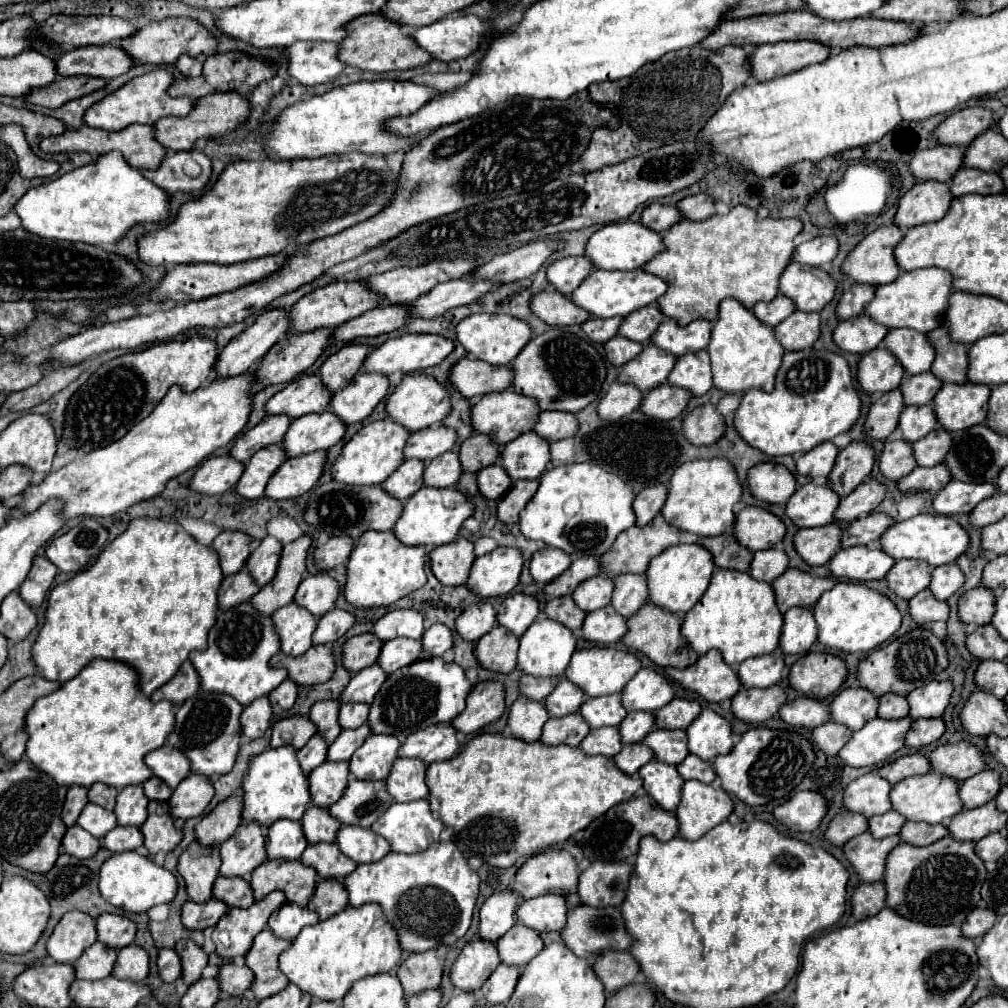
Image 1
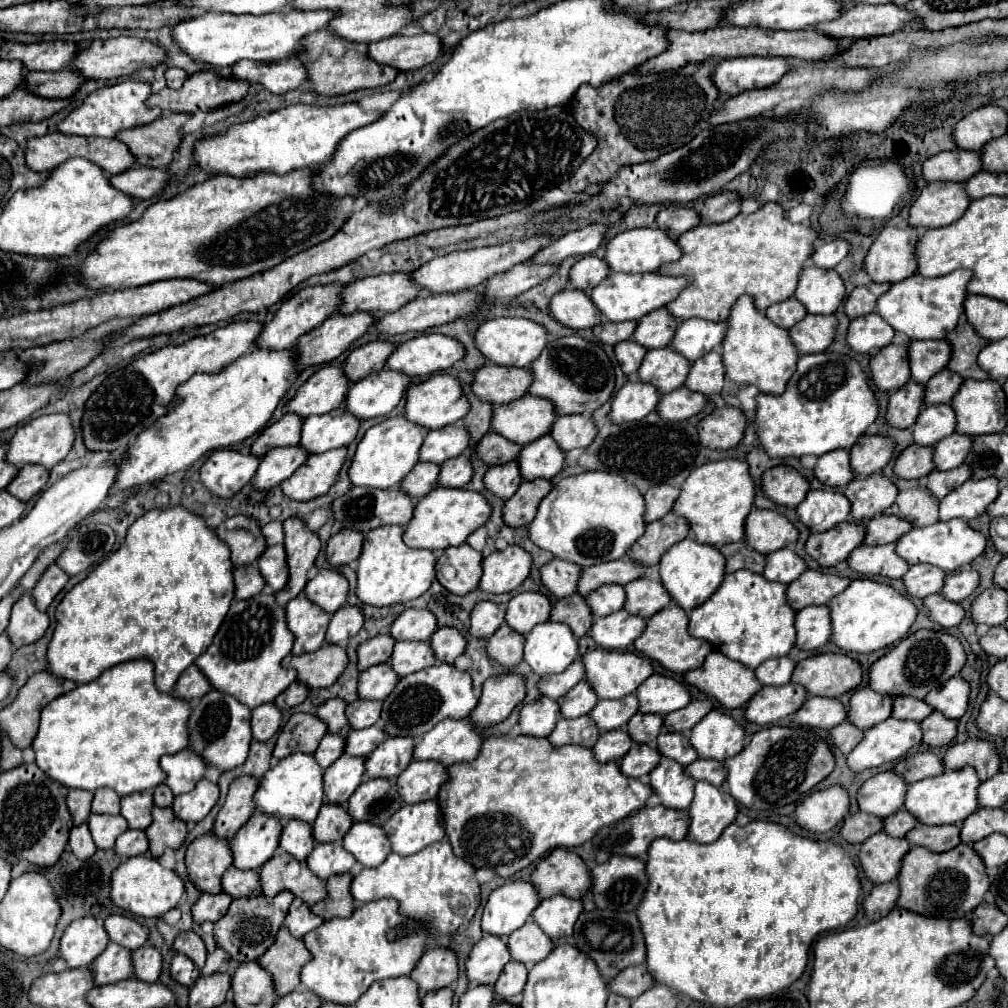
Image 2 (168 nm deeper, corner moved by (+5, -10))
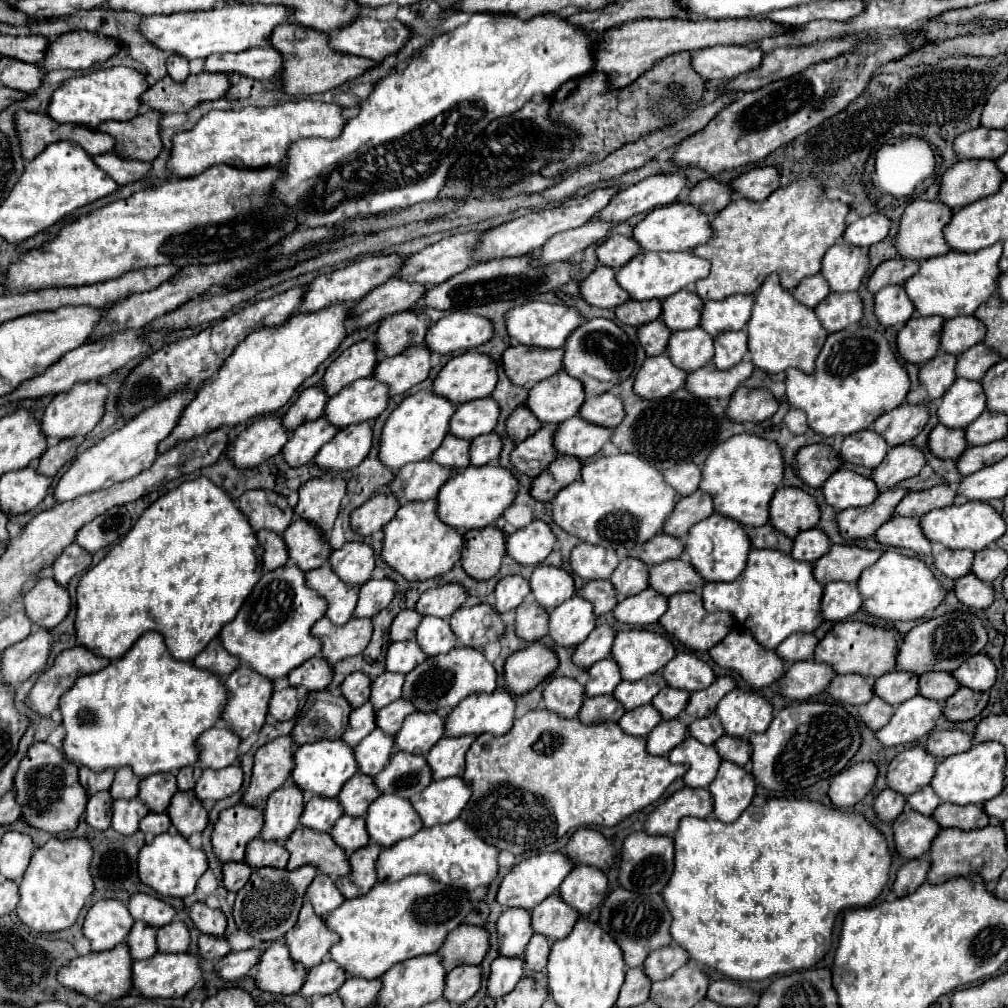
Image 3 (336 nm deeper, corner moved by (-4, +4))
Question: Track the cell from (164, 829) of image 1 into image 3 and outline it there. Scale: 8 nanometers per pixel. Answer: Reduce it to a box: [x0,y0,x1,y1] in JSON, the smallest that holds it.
[168,791,208,837]

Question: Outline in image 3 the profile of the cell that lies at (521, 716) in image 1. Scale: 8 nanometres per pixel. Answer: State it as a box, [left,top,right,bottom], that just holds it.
[542,677,584,719]

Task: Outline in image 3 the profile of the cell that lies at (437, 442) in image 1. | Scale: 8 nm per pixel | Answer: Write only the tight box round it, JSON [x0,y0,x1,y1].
[448,397,498,439]

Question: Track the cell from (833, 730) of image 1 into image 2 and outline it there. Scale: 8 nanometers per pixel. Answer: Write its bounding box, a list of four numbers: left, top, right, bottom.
[831,721,865,755]

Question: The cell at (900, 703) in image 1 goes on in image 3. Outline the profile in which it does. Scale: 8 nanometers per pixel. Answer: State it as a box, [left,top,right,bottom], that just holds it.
[918,671,958,703]

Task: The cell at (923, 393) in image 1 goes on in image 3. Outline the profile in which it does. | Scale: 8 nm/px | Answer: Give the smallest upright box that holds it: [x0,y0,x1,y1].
[954,343,1000,381]

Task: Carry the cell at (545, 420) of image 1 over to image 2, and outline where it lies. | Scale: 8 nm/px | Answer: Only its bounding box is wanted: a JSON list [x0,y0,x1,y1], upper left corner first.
[553,415,597,451]

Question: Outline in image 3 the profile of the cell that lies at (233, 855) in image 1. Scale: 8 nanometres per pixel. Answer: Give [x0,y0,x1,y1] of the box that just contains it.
[260,785,304,841]

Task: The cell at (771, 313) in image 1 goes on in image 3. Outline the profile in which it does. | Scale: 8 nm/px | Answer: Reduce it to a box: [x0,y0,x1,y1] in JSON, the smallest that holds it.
[792,275,830,307]

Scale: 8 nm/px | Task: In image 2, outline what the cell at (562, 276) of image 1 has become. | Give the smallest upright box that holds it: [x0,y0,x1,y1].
[571,255,609,291]

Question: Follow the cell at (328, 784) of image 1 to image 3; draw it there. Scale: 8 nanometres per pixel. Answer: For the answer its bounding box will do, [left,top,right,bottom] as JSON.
[354,729,392,777]

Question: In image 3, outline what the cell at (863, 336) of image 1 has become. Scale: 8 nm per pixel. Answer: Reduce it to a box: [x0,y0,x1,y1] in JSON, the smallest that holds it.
[874,285,914,327]

